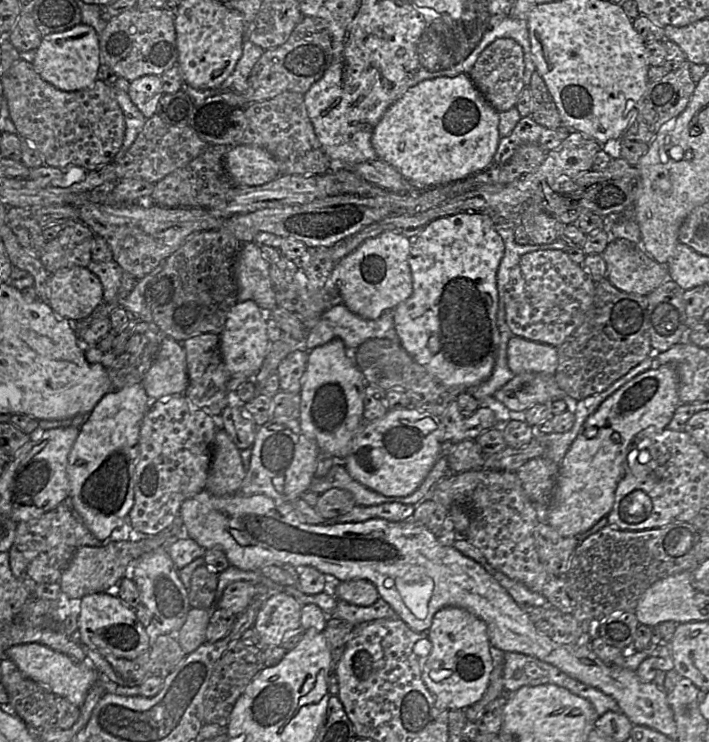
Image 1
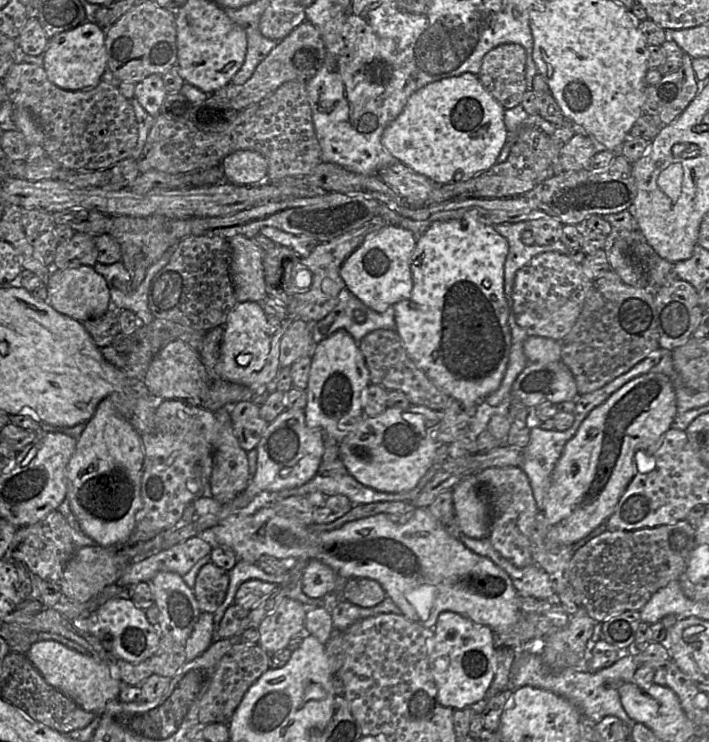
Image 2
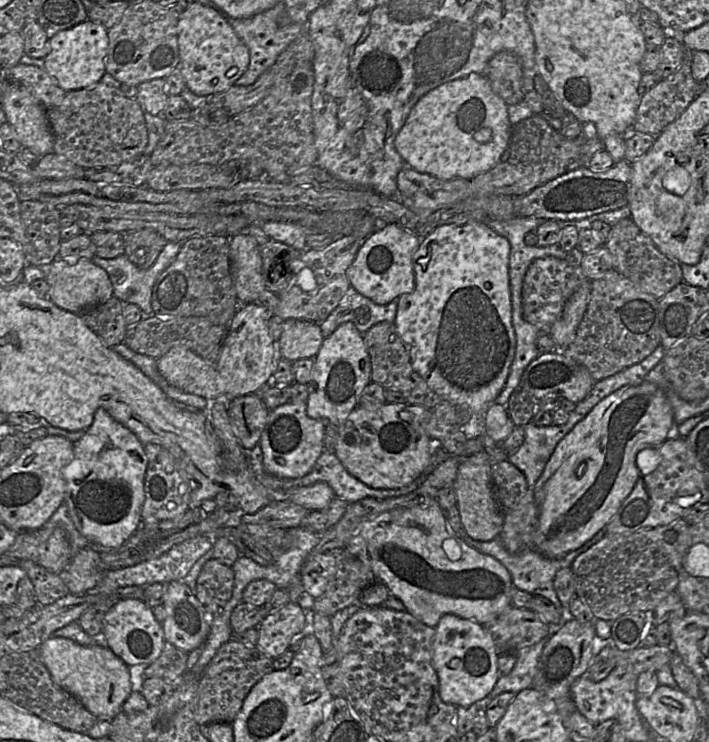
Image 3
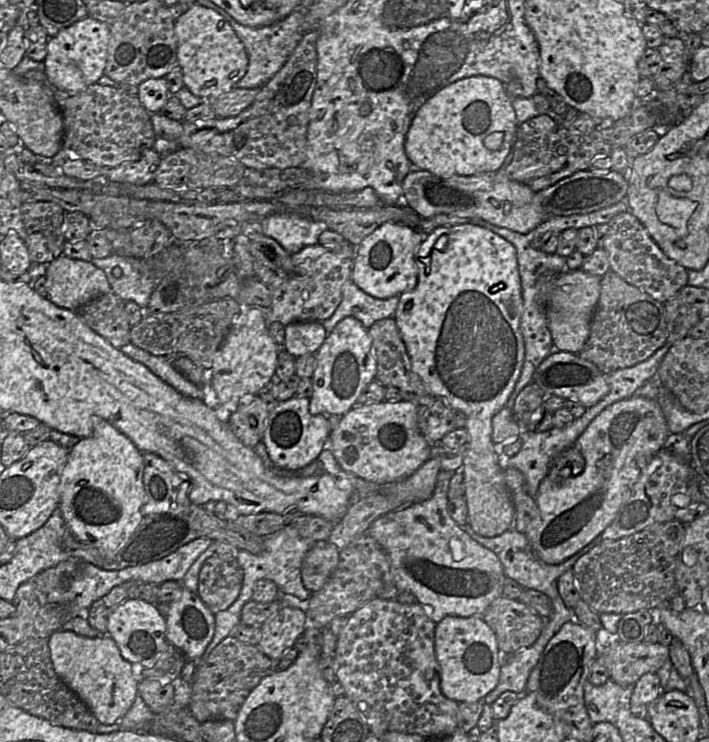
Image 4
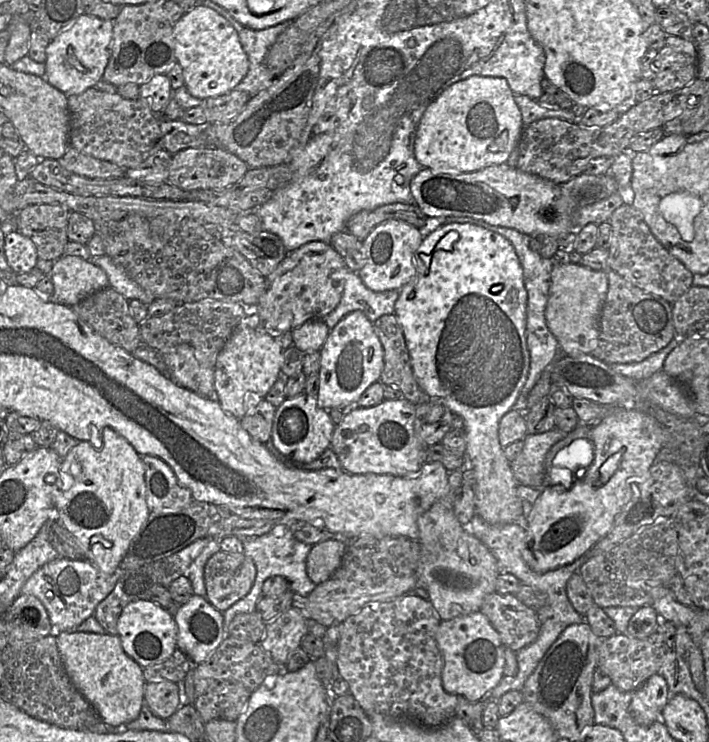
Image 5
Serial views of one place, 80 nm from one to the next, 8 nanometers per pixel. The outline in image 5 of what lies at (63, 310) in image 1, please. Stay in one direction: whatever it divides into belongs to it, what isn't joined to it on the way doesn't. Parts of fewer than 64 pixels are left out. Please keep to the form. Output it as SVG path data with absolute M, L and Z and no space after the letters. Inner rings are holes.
M61 256L54 261L49 275L54 286L53 295L49 298L56 303L73 306L93 292L109 286L106 273L100 267L77 256Z

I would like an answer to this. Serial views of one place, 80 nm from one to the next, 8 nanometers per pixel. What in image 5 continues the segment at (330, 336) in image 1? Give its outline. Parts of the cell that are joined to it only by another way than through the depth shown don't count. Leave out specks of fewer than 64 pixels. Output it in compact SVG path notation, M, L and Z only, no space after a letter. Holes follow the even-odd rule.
M348 271L341 300L337 307L322 318L330 330L347 314L359 310L372 322L384 315L395 312L395 304L400 296L400 290L375 292L362 282L354 271Z

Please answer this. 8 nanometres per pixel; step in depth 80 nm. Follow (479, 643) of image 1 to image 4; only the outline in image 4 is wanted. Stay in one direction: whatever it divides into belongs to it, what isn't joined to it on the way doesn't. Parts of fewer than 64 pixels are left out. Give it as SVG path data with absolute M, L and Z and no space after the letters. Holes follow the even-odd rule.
M446 616L436 624L434 648L439 665L442 694L458 703L483 700L498 684L501 665L499 647L493 630L483 616Z

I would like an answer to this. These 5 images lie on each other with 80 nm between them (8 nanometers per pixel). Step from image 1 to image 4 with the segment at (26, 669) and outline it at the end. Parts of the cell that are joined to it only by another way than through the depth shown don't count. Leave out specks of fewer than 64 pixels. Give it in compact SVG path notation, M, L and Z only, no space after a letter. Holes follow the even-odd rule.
M57 630L48 638L53 668L59 678L87 705L101 724L117 723L131 708L138 693L140 681L132 673L132 664L126 661L115 641L109 636L89 638L72 631Z

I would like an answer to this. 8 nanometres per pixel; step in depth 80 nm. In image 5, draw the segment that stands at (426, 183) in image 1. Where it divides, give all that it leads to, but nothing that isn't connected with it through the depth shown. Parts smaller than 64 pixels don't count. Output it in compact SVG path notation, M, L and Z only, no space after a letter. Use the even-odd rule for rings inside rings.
M474 75L455 82L423 113L414 143L416 160L422 168L462 173L505 164L524 129L514 97L504 78Z

